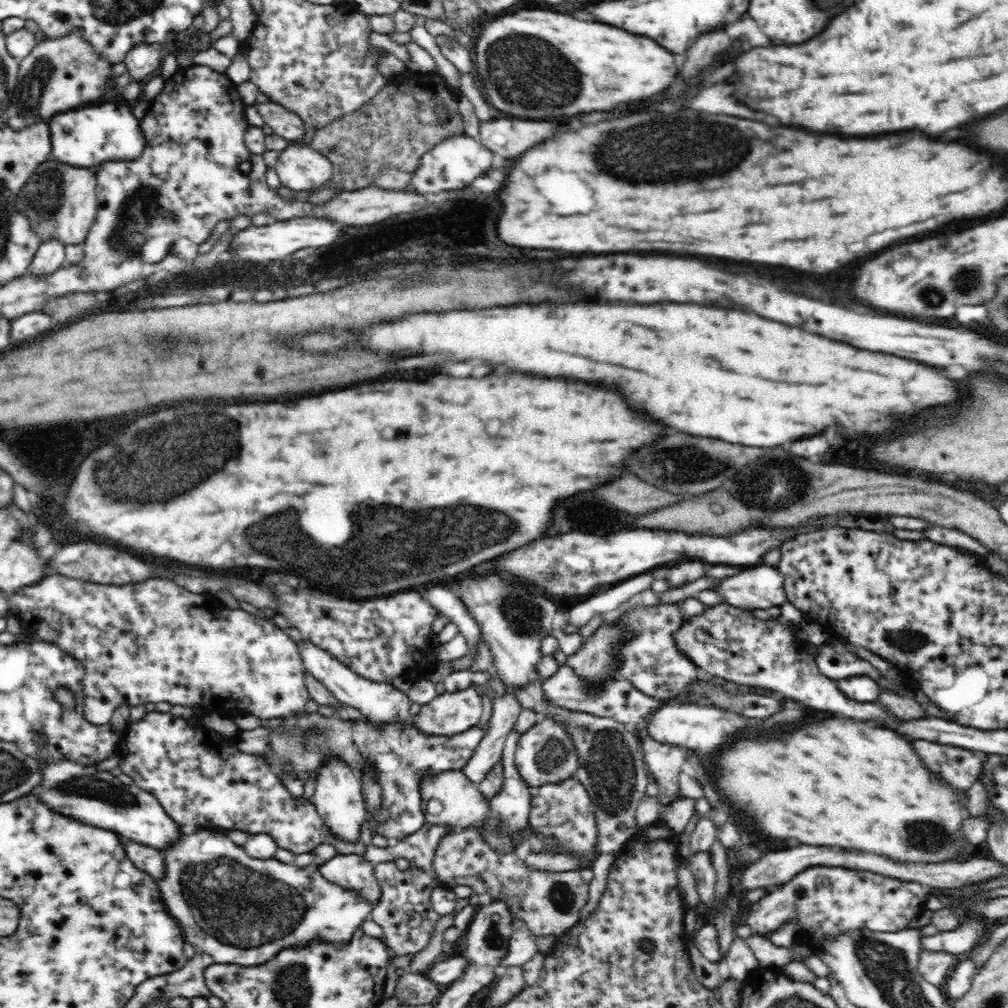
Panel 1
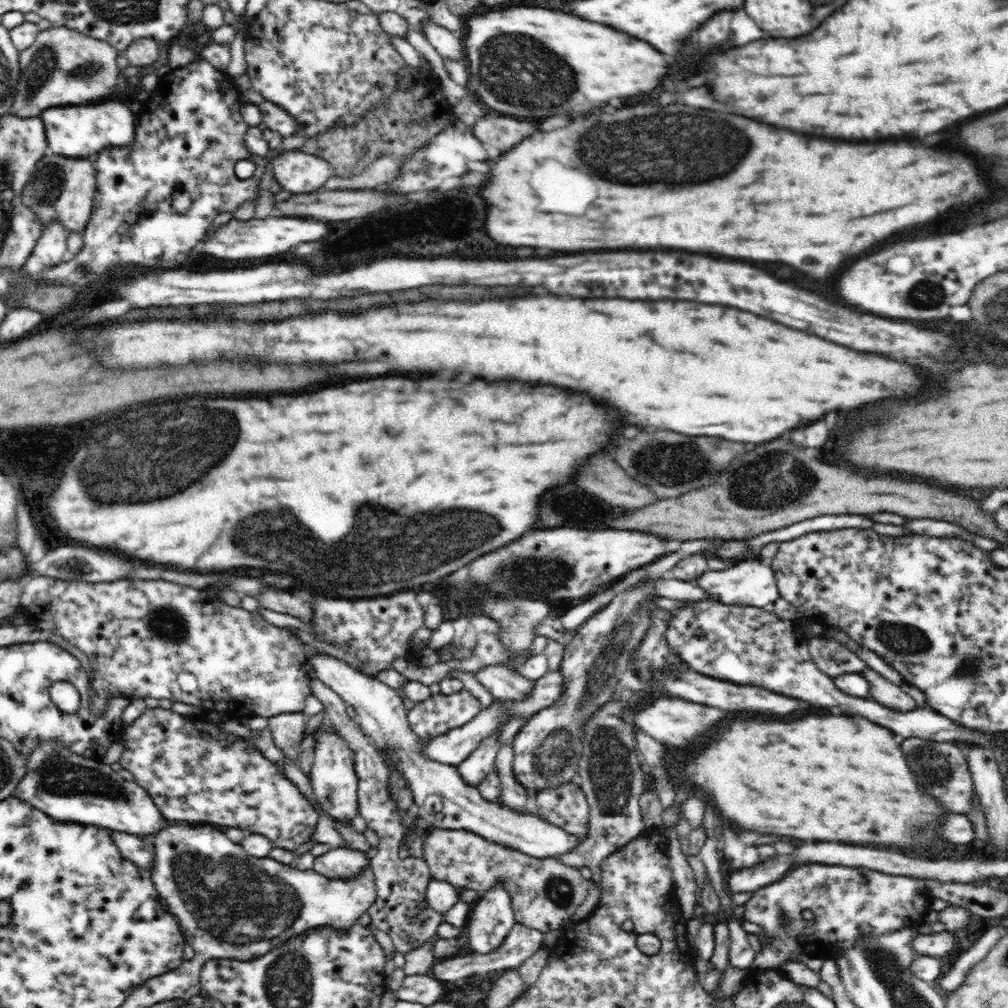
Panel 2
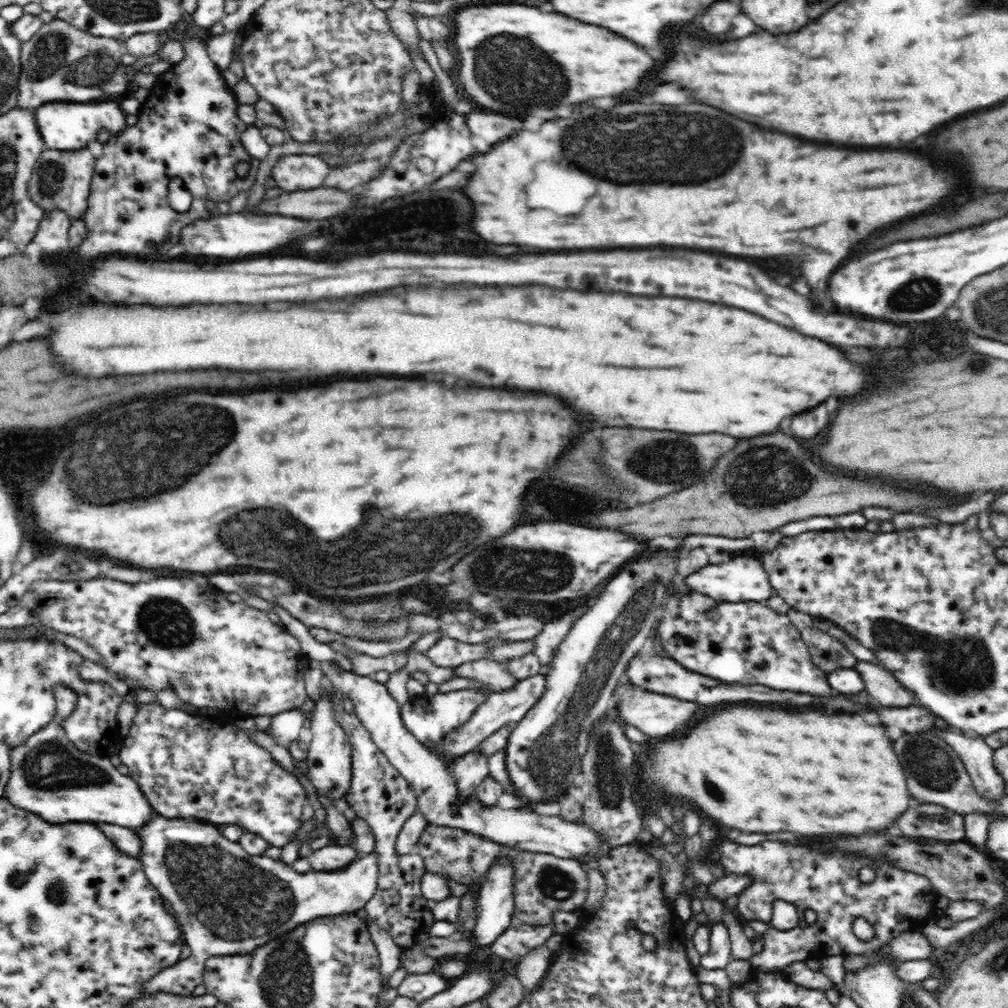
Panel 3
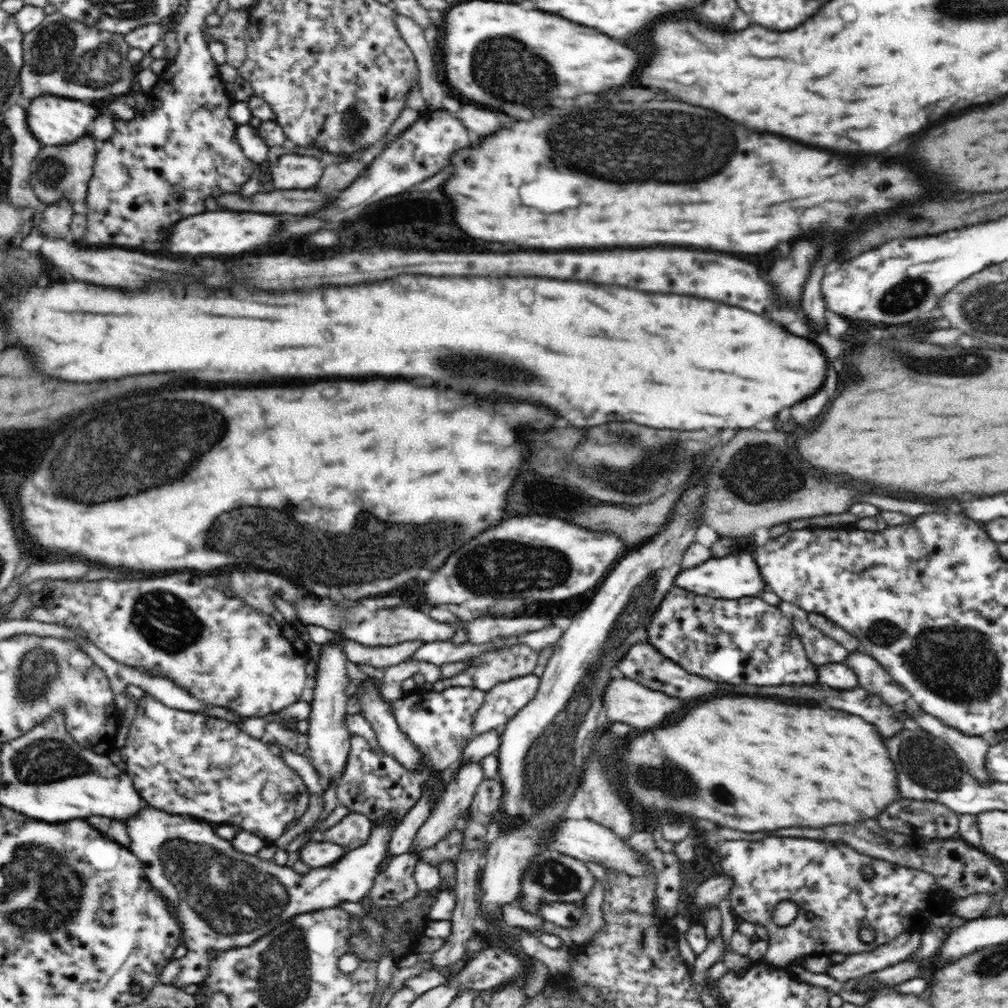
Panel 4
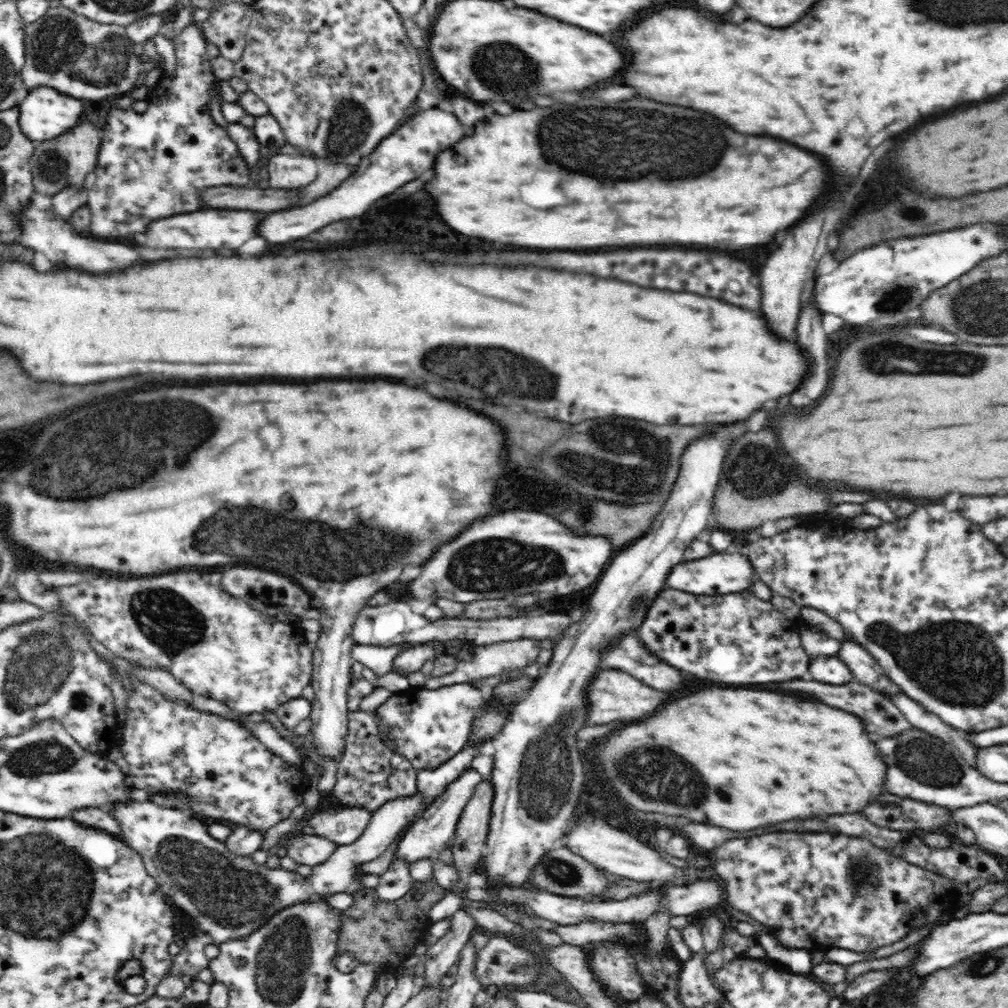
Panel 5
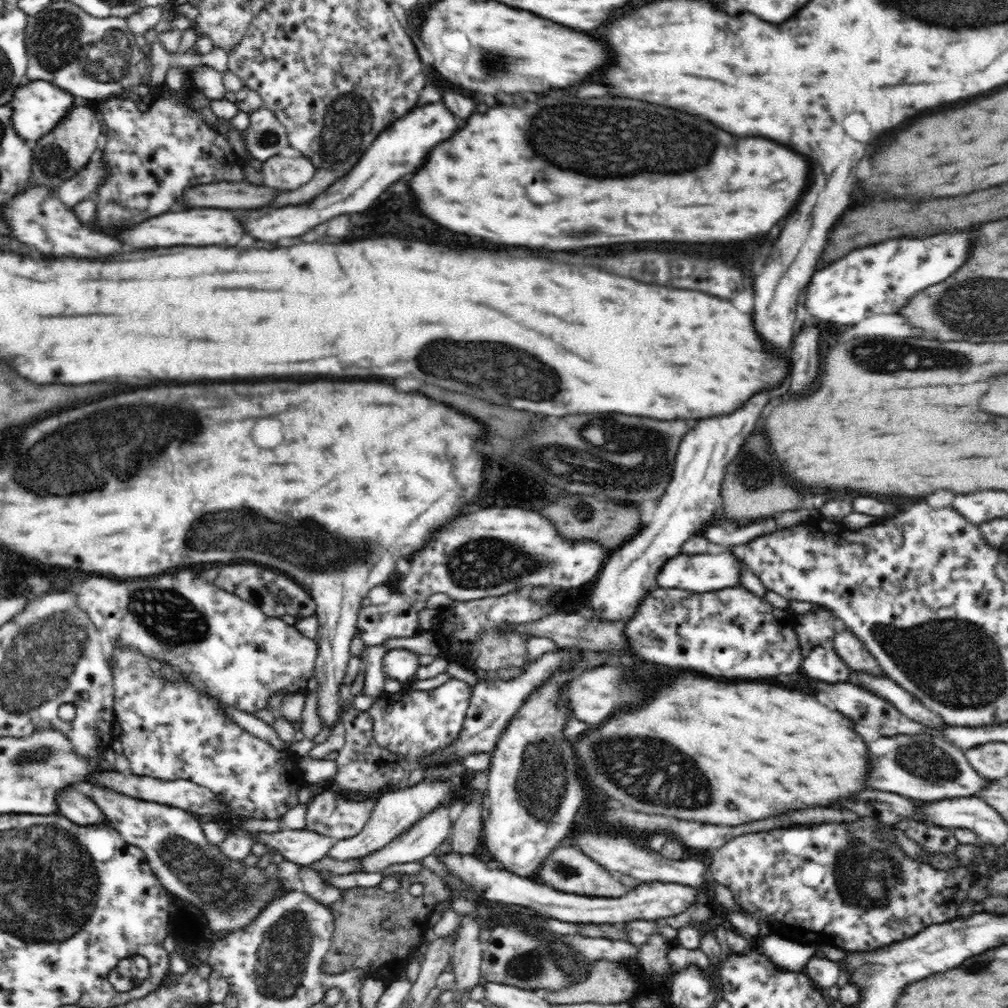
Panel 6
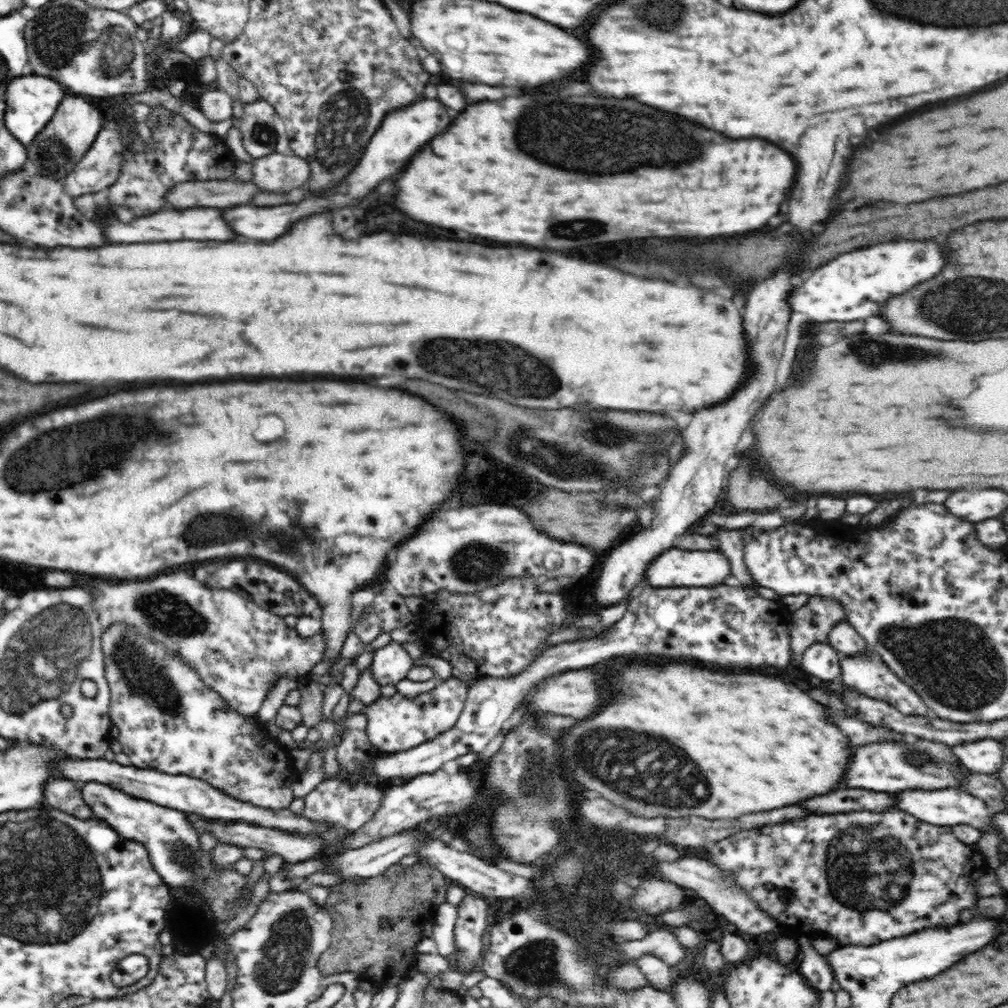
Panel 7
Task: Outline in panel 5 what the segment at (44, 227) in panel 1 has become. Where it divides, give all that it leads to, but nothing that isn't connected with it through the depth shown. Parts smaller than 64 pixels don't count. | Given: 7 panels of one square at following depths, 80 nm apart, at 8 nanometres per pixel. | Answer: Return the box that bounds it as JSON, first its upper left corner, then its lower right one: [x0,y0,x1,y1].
[31,115,102,197]

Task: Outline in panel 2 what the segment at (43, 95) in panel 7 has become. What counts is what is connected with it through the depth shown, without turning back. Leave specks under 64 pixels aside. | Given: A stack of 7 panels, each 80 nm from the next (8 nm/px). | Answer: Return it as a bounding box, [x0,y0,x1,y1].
[40,102,137,159]

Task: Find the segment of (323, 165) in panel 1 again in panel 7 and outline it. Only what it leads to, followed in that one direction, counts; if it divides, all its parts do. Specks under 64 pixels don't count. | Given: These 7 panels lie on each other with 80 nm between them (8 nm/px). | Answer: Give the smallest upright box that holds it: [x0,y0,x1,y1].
[251,153,310,194]

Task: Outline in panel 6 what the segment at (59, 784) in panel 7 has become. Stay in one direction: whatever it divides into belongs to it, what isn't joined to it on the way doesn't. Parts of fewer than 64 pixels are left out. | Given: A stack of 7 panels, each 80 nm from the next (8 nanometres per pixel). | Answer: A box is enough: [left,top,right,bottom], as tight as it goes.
[56,786,108,826]

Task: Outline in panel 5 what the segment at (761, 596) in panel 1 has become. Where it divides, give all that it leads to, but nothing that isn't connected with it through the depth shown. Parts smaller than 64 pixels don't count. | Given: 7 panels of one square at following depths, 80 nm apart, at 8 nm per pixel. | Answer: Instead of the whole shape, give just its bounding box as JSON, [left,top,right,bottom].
[666,552,756,596]

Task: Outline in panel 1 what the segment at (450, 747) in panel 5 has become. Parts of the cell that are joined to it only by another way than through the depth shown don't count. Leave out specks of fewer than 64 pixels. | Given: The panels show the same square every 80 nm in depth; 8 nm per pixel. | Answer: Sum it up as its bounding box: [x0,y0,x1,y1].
[411,685,482,736]

